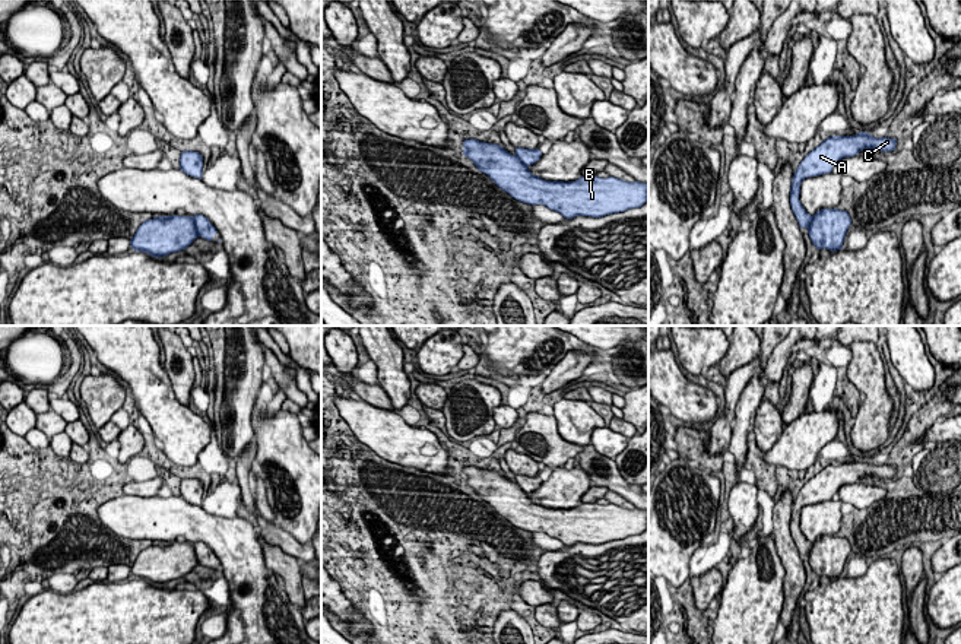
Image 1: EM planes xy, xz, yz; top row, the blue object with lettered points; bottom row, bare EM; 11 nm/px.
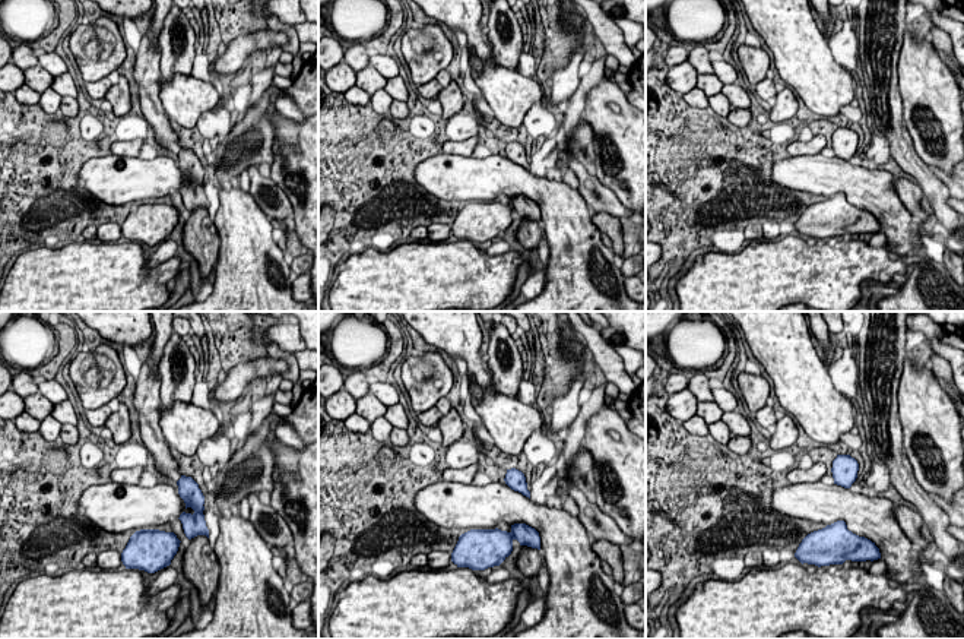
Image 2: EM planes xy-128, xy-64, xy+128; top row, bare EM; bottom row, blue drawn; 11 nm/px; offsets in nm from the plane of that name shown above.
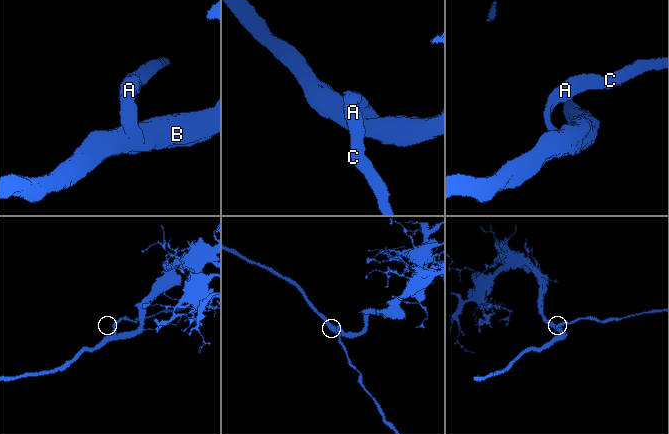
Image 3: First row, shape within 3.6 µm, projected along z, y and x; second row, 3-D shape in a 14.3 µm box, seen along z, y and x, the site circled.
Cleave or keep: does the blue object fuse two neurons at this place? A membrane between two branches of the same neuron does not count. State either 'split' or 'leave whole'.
leave whole

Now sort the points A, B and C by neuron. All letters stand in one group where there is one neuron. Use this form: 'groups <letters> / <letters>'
groups A B C

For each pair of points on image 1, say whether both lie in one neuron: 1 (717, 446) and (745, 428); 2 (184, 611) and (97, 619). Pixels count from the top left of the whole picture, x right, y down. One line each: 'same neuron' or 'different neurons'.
1: different neurons
2: same neuron

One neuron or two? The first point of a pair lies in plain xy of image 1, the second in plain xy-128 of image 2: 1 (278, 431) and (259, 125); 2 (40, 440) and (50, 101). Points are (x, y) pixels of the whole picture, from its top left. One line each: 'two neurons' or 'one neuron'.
1: two neurons
2: two neurons

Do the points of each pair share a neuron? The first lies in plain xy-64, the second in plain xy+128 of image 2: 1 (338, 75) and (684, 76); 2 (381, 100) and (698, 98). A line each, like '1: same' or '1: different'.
1: same
2: different

